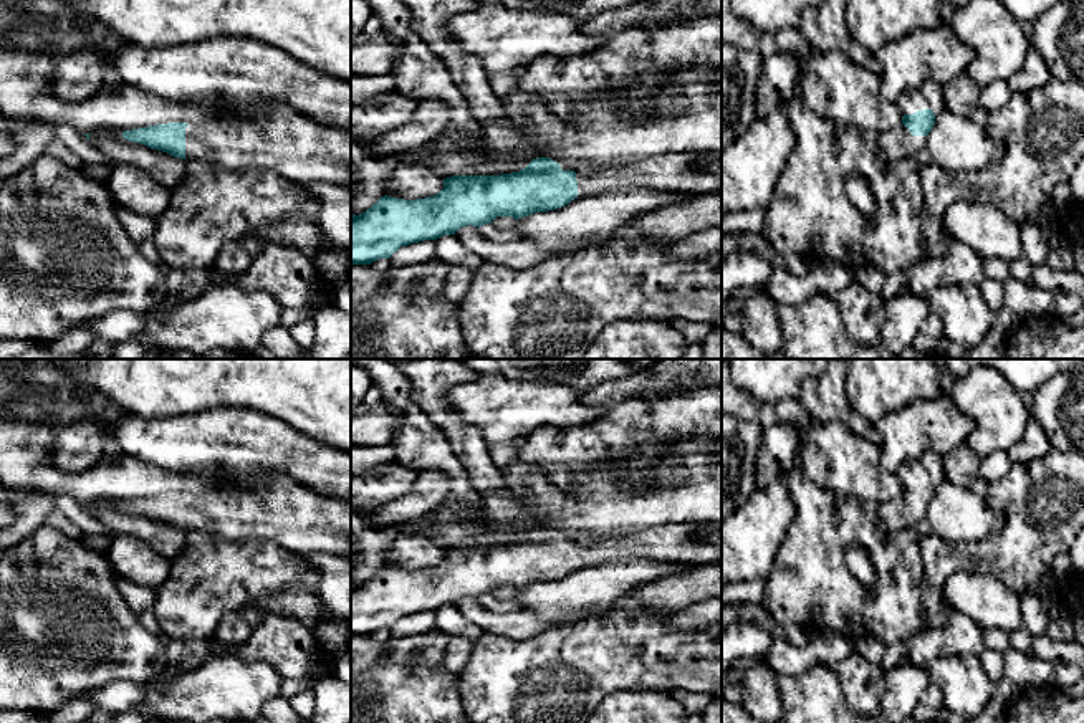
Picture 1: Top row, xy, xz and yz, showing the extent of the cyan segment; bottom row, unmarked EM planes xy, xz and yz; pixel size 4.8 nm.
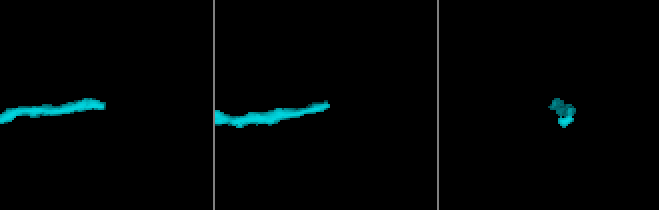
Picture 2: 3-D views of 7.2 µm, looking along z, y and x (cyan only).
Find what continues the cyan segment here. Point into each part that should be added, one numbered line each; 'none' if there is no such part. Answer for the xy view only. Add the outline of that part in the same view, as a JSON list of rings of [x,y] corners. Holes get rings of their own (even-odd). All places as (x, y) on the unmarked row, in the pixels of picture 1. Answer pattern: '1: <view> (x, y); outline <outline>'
1: xy (277, 508); outline [[[192,470],[194,475],[200,475],[205,476],[209,480],[227,480],[227,481],[238,481],[243,490],[238,493],[225,493],[225,491],[215,491],[212,495],[189,495],[185,498],[185,531],[187,533],[194,533],[194,531],[200,531],[200,533],[207,533],[207,534],[213,534],[217,538],[222,539],[228,539],[228,541],[247,541],[247,539],[265,539],[270,541],[280,548],[283,548],[285,551],[296,554],[296,556],[308,556],[308,554],[314,554],[314,553],[326,553],[326,554],[333,554],[338,558],[351,558],[351,503],[346,500],[341,500],[338,496],[324,496],[321,493],[316,493],[314,490],[295,481],[290,476],[285,475],[271,475],[271,476],[247,476],[238,480],[237,476],[230,475],[230,473],[222,473],[222,472],[210,472],[210,470]]]

